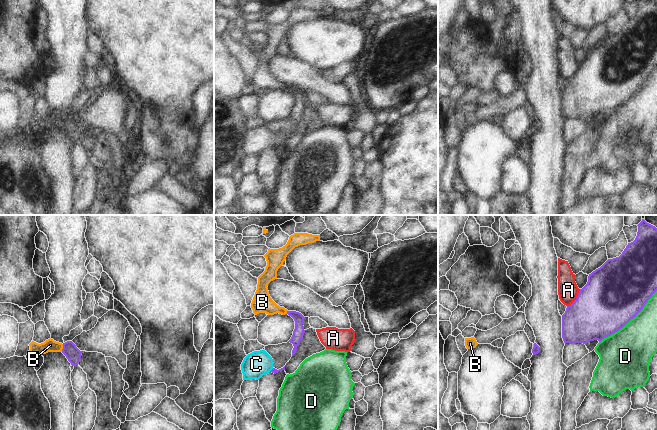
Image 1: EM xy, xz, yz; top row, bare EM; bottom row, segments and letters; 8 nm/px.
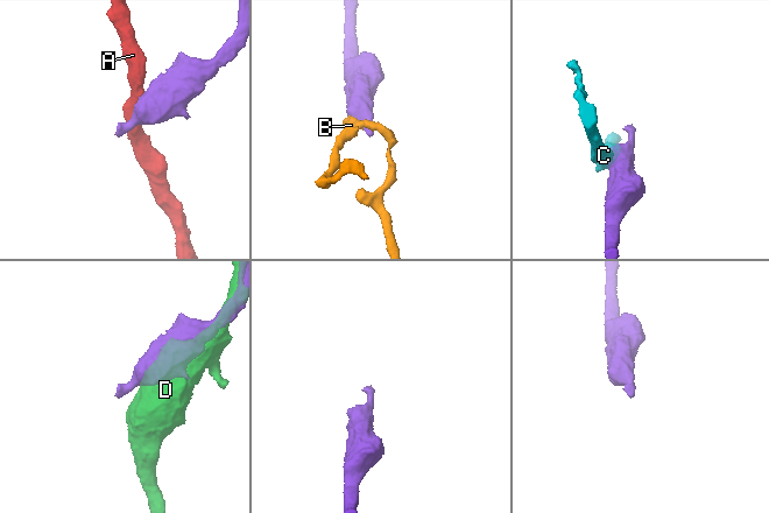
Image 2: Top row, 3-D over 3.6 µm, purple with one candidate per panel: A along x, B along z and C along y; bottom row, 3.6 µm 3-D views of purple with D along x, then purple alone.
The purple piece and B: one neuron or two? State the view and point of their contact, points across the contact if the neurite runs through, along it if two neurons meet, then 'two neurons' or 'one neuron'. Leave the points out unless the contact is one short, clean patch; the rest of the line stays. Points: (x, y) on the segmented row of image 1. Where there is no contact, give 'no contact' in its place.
contact xy (63, 348); way xy (73, 354), (63, 348), (50, 345); one neuron

